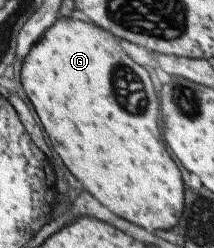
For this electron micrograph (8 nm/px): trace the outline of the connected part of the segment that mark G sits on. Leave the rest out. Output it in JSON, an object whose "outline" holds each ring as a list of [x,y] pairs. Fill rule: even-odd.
{"outline":[[[60,16],[23,60],[20,82],[27,90],[29,100],[35,104],[33,108],[51,138],[51,146],[61,154],[65,166],[77,176],[79,182],[83,182],[83,186],[97,200],[101,200],[117,216],[127,218],[129,222],[139,224],[147,230],[169,230],[179,222],[183,208],[183,186],[179,168],[171,158],[165,140],[161,140],[163,136],[159,130],[157,90],[149,72],[137,62],[133,62],[127,52],[121,50],[111,32],[105,32],[93,22]],[[125,90],[133,90],[135,98],[141,96],[137,110],[129,110],[123,104],[123,100],[129,98]]]}

